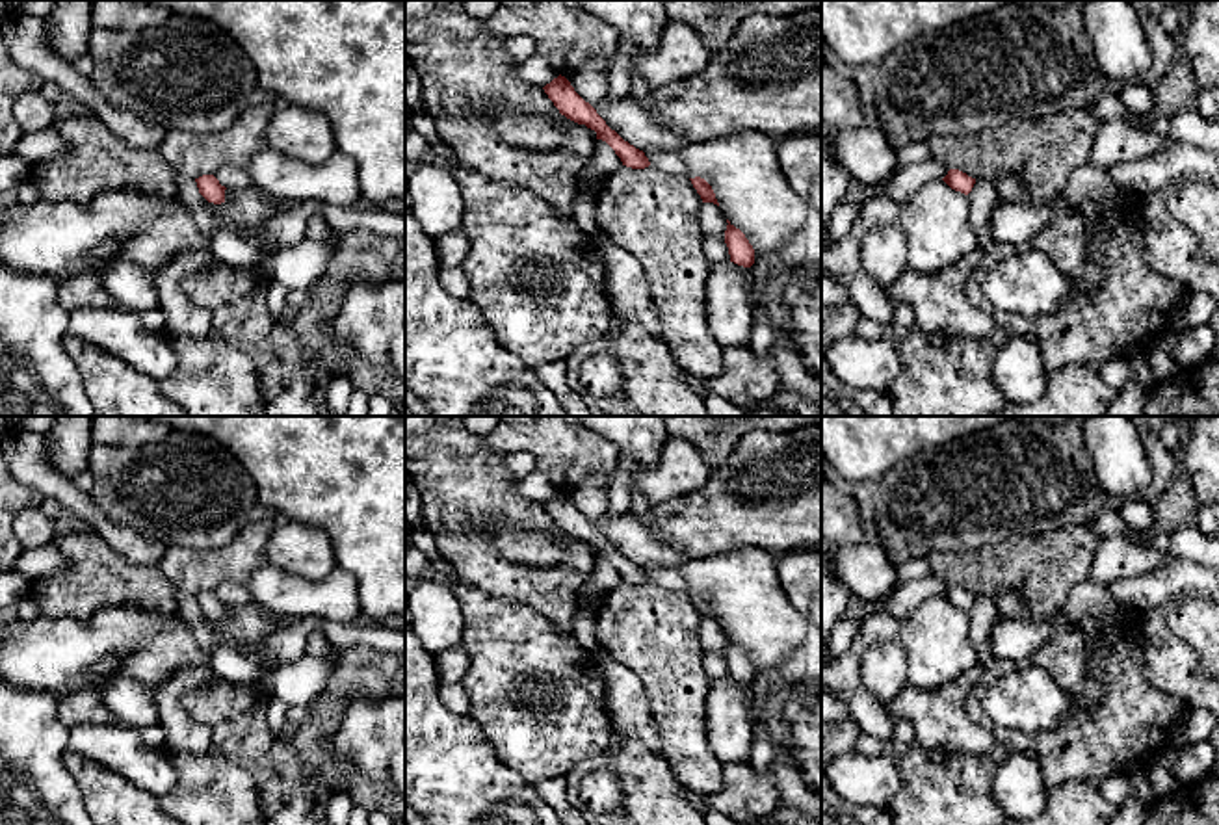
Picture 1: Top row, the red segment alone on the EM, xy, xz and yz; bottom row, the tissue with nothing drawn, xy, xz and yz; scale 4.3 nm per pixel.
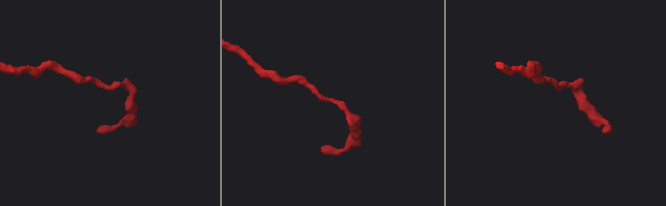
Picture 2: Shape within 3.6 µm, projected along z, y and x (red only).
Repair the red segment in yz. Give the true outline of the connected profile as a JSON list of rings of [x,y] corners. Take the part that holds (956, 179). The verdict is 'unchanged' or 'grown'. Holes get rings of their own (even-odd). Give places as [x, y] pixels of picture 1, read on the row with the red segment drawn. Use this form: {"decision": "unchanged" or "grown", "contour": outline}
{"decision": "unchanged", "contour": [[[950,169],[948,175],[942,178],[951,190],[968,195],[976,184],[976,178],[968,177],[959,169]]]}

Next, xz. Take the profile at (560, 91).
{"decision": "unchanged", "contour": [[[559,74],[543,89],[561,115],[595,130],[596,139],[606,141],[621,158],[623,165],[632,169],[645,169],[650,165],[645,152],[636,149],[634,145],[624,141],[615,130],[611,130],[606,121],[596,113],[596,110],[574,91],[565,76]]]}

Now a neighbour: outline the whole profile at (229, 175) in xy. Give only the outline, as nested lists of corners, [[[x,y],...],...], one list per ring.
[[[232,164],[221,165],[214,173],[214,177],[219,180],[221,186],[230,190],[243,190],[256,186],[245,169]]]

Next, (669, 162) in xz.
[[[647,151],[650,165],[671,175],[686,175],[686,164],[678,152]]]

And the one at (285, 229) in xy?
[[[303,201],[299,206],[286,212],[271,216],[262,227],[262,247],[264,255],[286,247],[294,247],[301,242],[307,230],[307,223],[316,214],[325,214],[325,208],[320,201]]]

